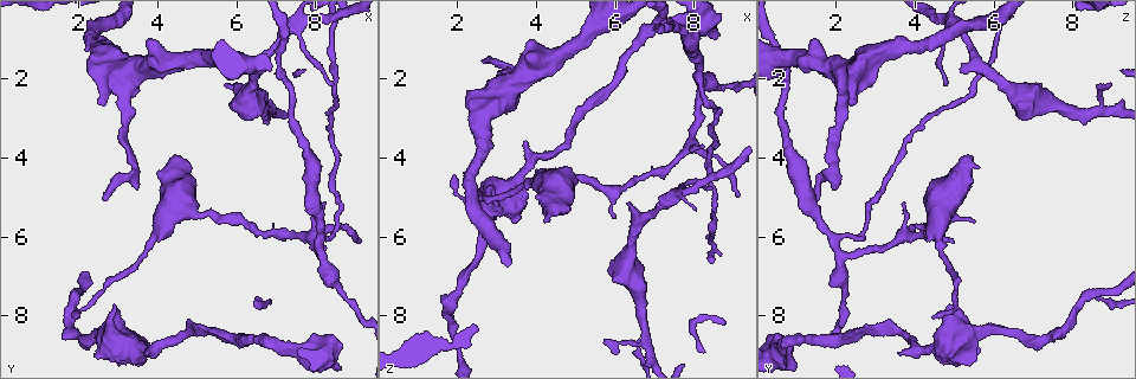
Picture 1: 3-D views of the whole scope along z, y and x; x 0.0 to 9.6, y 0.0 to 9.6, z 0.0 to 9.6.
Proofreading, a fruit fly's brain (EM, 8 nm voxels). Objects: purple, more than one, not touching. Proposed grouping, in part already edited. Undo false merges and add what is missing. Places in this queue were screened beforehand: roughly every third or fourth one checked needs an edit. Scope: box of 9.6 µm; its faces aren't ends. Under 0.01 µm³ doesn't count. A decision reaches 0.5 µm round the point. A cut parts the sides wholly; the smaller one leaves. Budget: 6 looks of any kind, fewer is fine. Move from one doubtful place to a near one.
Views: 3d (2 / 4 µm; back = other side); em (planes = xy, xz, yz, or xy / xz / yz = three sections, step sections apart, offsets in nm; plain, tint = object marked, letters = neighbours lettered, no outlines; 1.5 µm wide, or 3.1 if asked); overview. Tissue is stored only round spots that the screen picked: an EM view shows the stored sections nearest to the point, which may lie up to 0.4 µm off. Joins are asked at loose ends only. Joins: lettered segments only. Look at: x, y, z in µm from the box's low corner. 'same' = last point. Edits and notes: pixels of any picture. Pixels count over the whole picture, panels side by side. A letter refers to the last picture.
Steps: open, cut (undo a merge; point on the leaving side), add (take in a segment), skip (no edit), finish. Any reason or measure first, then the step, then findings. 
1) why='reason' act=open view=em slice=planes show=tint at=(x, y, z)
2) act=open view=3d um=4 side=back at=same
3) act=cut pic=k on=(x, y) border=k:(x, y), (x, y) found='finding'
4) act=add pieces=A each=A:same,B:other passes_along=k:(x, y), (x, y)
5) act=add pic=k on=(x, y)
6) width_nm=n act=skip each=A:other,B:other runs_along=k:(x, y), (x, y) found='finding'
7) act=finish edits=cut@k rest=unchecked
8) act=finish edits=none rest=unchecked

why='branch stops here' act=open view=em slice=xy step=8 show=tint at=(6.25, 1.70, 5.15)

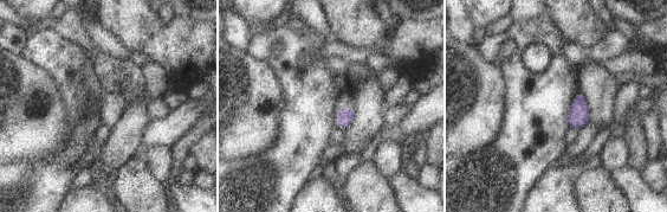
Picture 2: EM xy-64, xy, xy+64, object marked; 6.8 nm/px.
why='another direction' act=open view=em slice=planes show=letters at=same

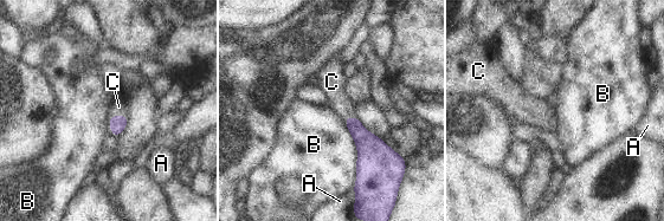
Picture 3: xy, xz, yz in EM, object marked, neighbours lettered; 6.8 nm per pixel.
act=add pieces=C each=A:other,B:other,C:same passes_along=3:(118, 123), (117, 116), (118, 106) found='it goes on there'

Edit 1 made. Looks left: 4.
why='branch stops here' act=open view=em slice=yz step=4 show=tint at=(5.75, 2.25, 8.65)

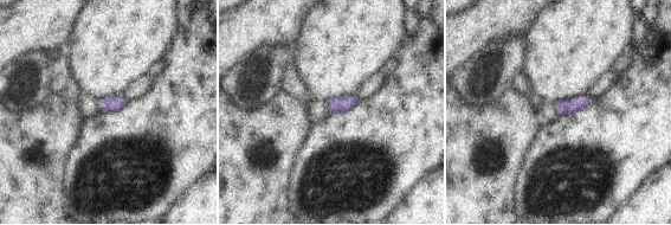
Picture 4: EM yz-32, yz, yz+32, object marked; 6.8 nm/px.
act=open view=em slice=planes show=letters at=same

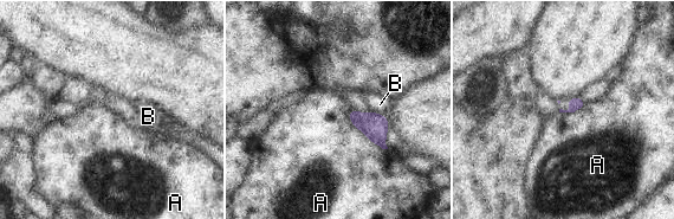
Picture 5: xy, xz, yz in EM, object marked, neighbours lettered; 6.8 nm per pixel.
act=skip each=A:other,B:other border=5:(350, 109), (350, 121), (387, 149) found='none of them fits'

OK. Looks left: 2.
why='thin end' act=open view=3d um=4 at=(2.60, 5.05, 1.55)

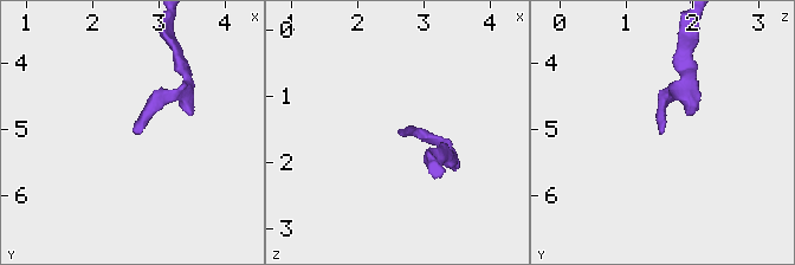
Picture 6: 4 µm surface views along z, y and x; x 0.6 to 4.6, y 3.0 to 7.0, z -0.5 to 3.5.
act=open view=em slice=yz step=8 show=letters at=(2.60, 5.10, 1.55)

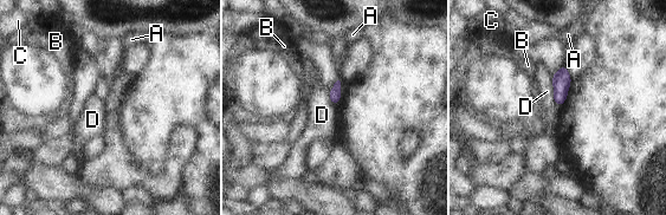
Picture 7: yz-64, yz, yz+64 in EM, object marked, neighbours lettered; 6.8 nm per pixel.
act=skip each=A:other,B:other,C:other,D:other border=7:(551, 78), (553, 101), (558, 108) found='no lettered segment goes on from it'

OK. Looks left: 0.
act=finish edits=add@3 rest=unchecked

